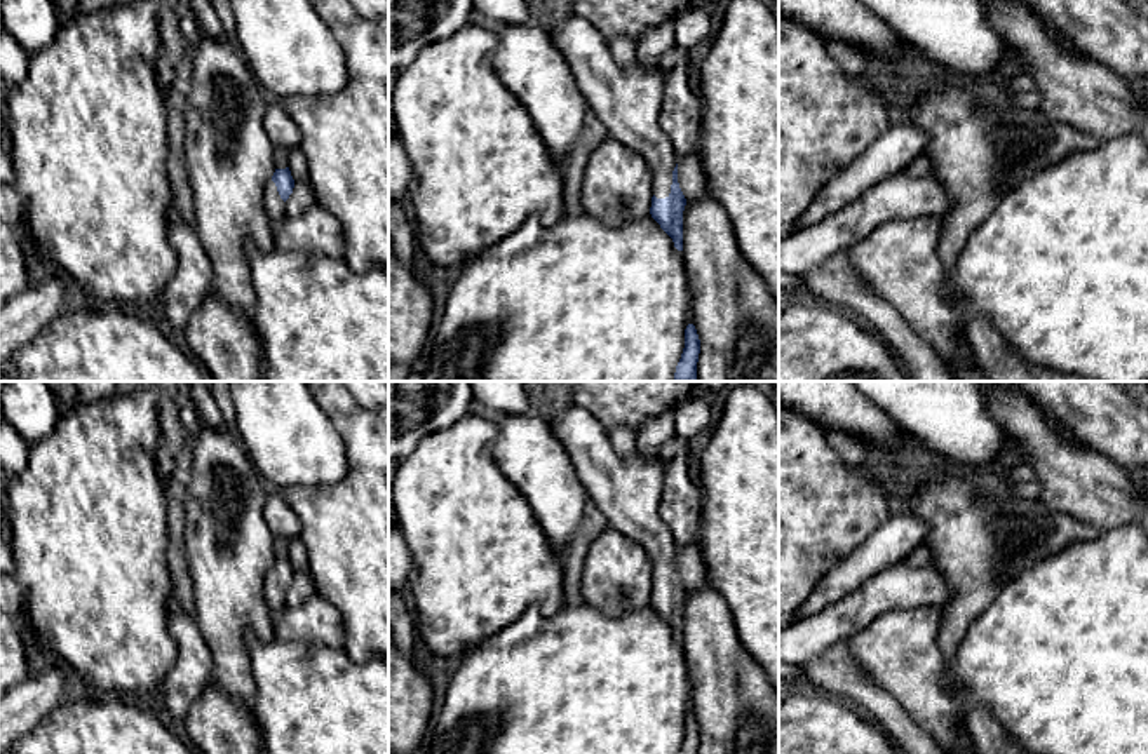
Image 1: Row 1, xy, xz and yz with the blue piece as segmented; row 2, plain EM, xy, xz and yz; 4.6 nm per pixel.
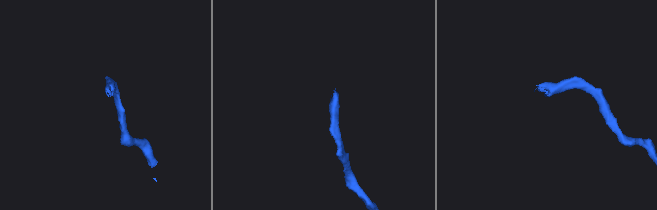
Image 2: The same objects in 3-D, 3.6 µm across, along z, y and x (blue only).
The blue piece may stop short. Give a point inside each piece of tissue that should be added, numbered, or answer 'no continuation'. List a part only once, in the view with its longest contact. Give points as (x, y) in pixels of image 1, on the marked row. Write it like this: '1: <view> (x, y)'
1: xz (628, 101)

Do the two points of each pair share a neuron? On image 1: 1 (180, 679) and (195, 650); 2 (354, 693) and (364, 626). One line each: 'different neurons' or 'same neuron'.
1: same neuron
2: different neurons

